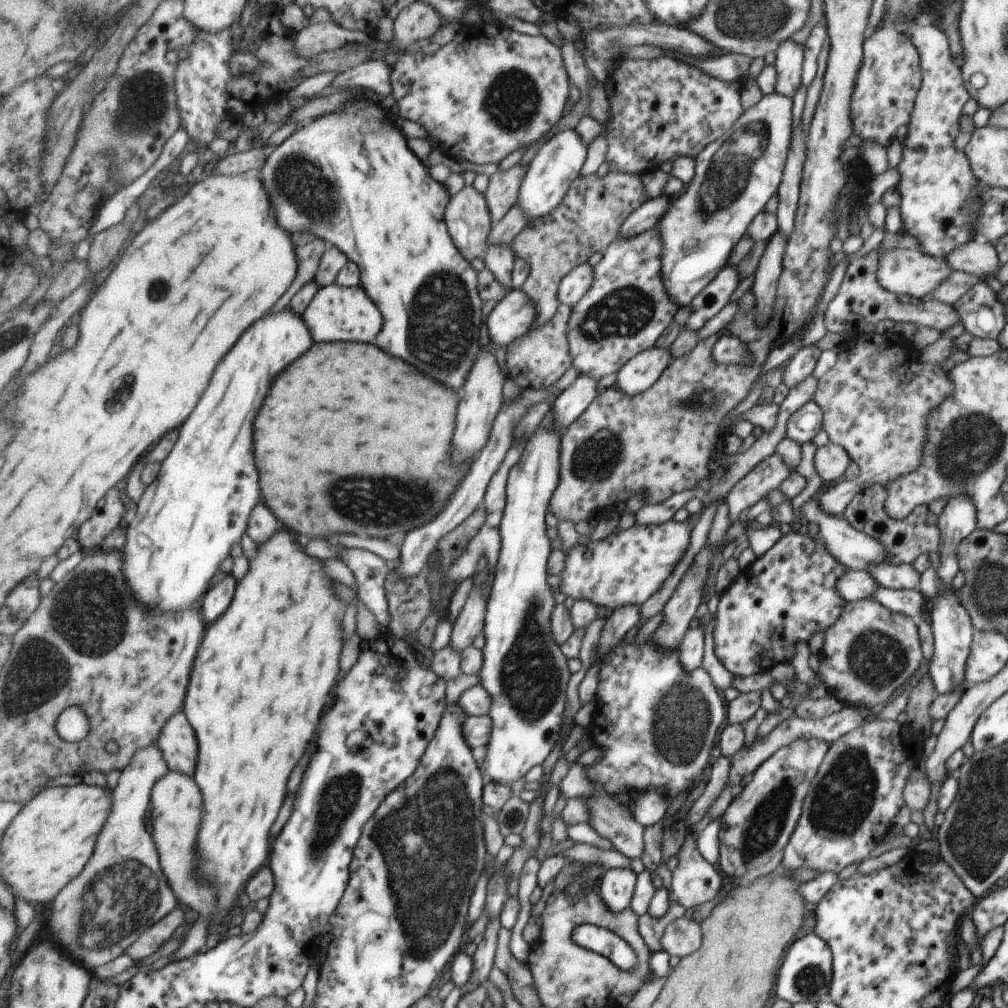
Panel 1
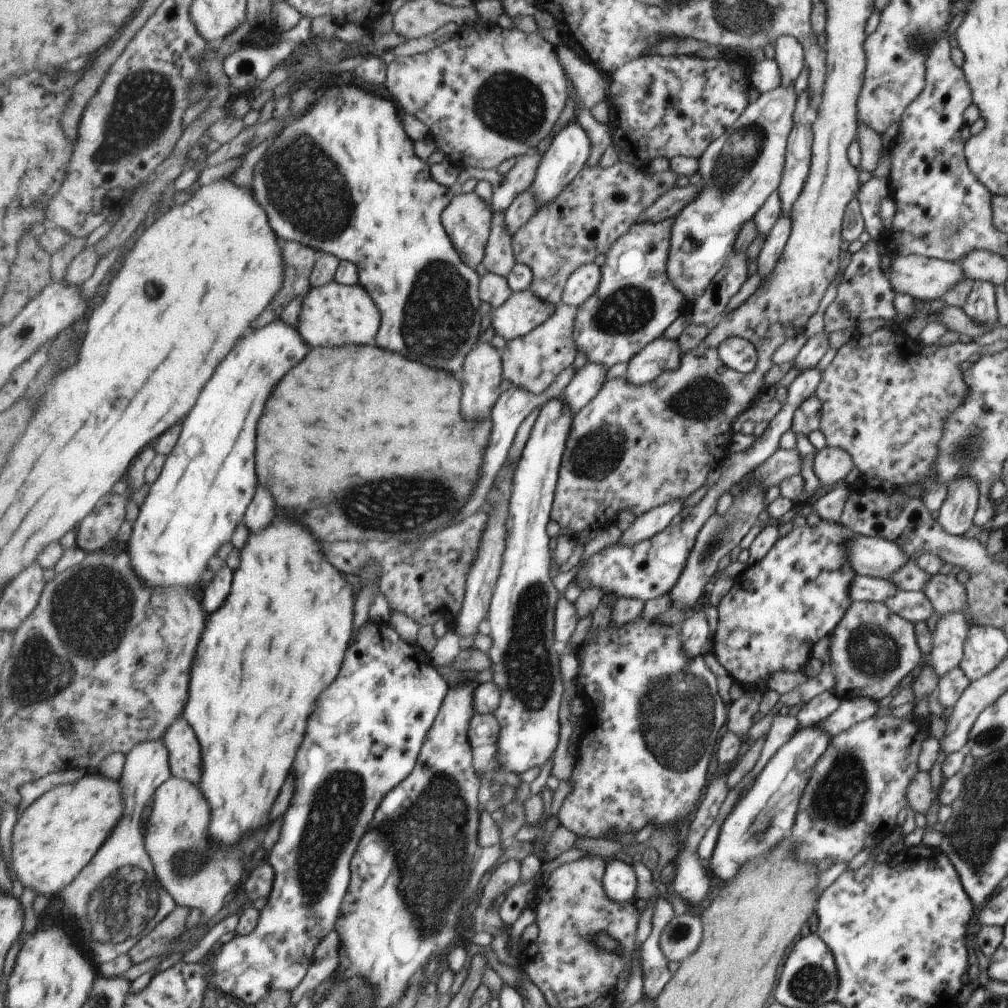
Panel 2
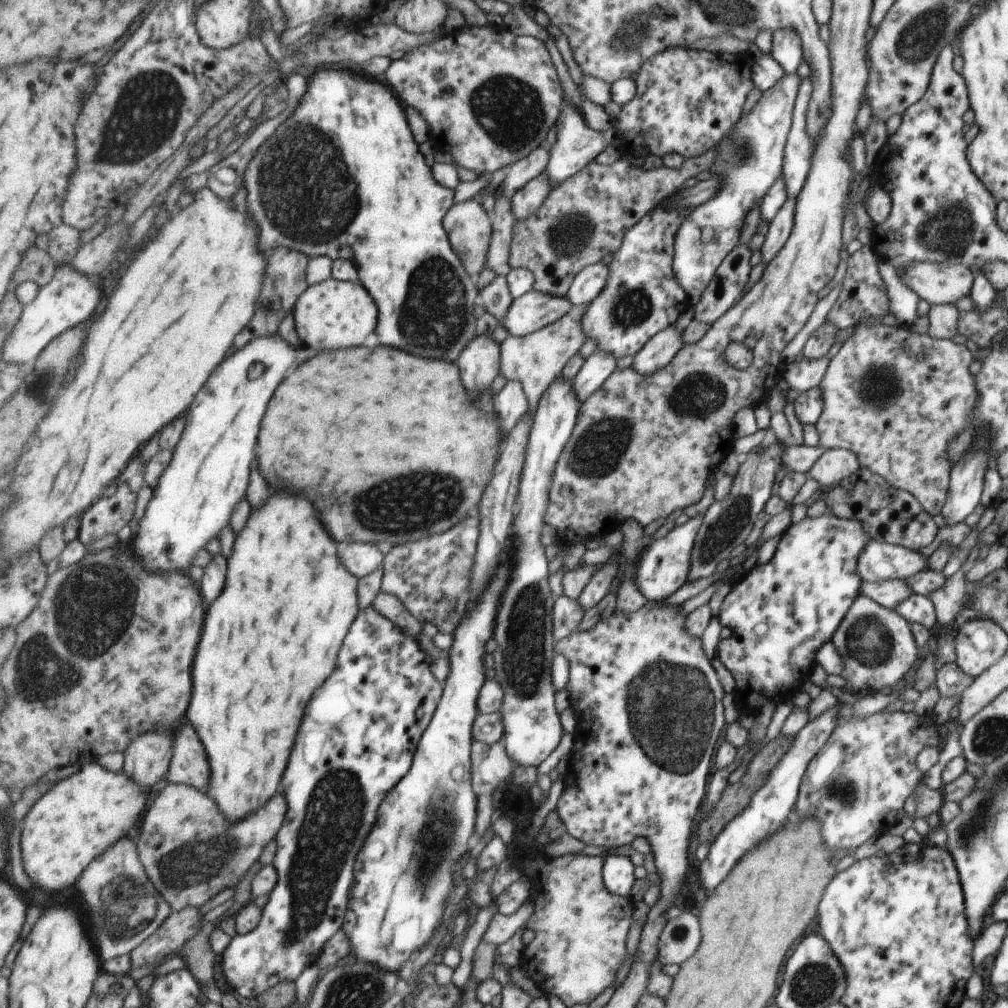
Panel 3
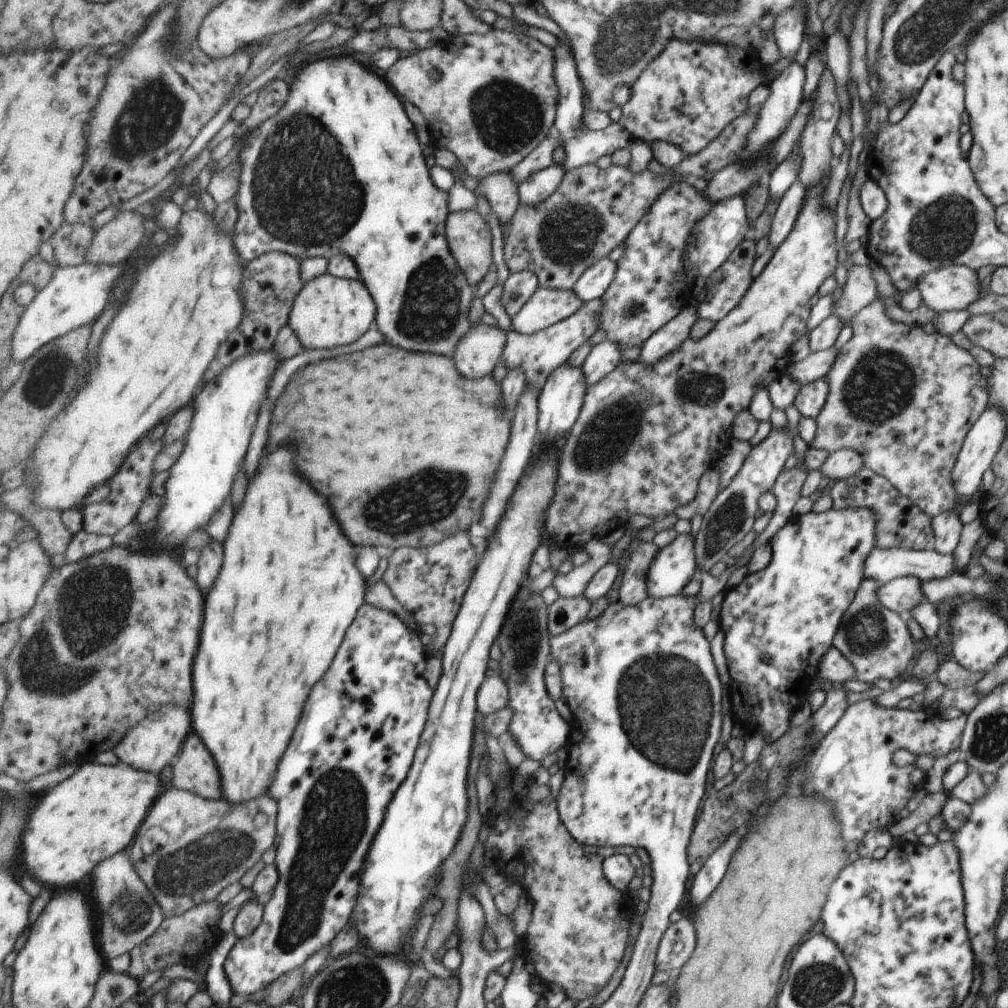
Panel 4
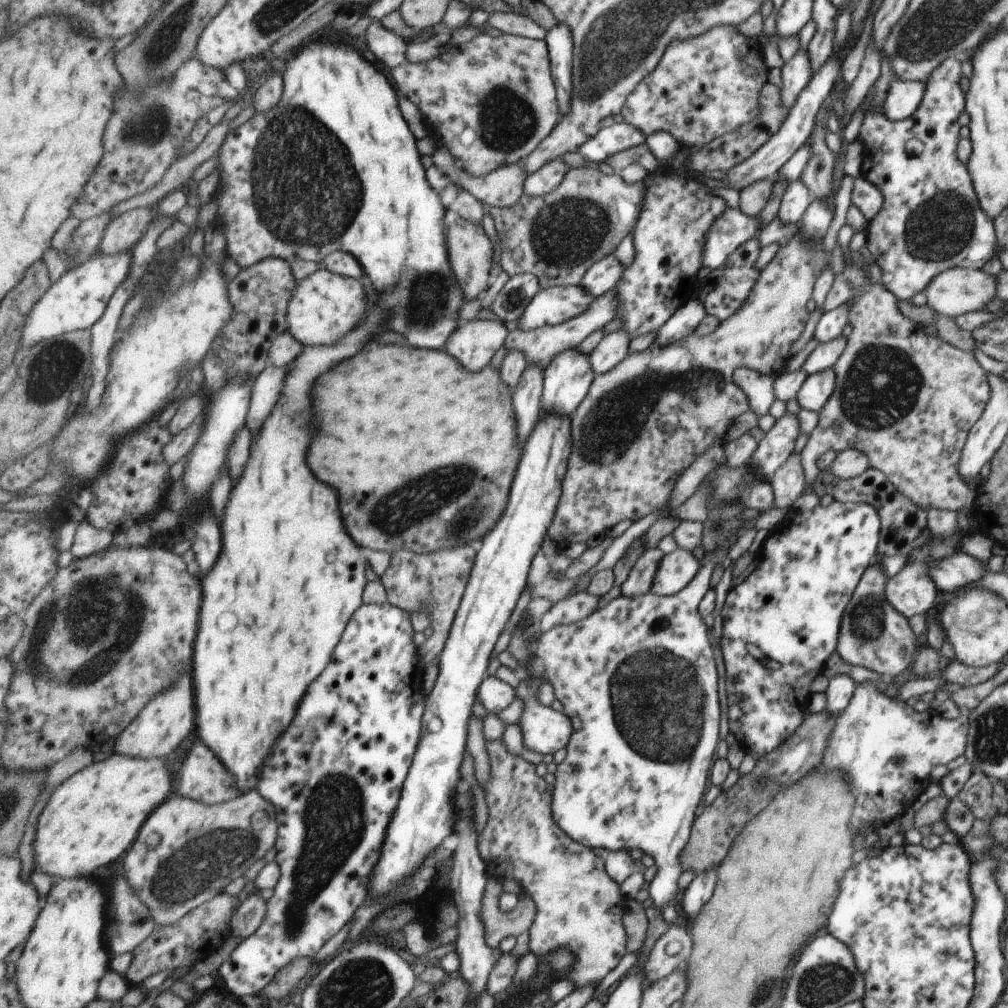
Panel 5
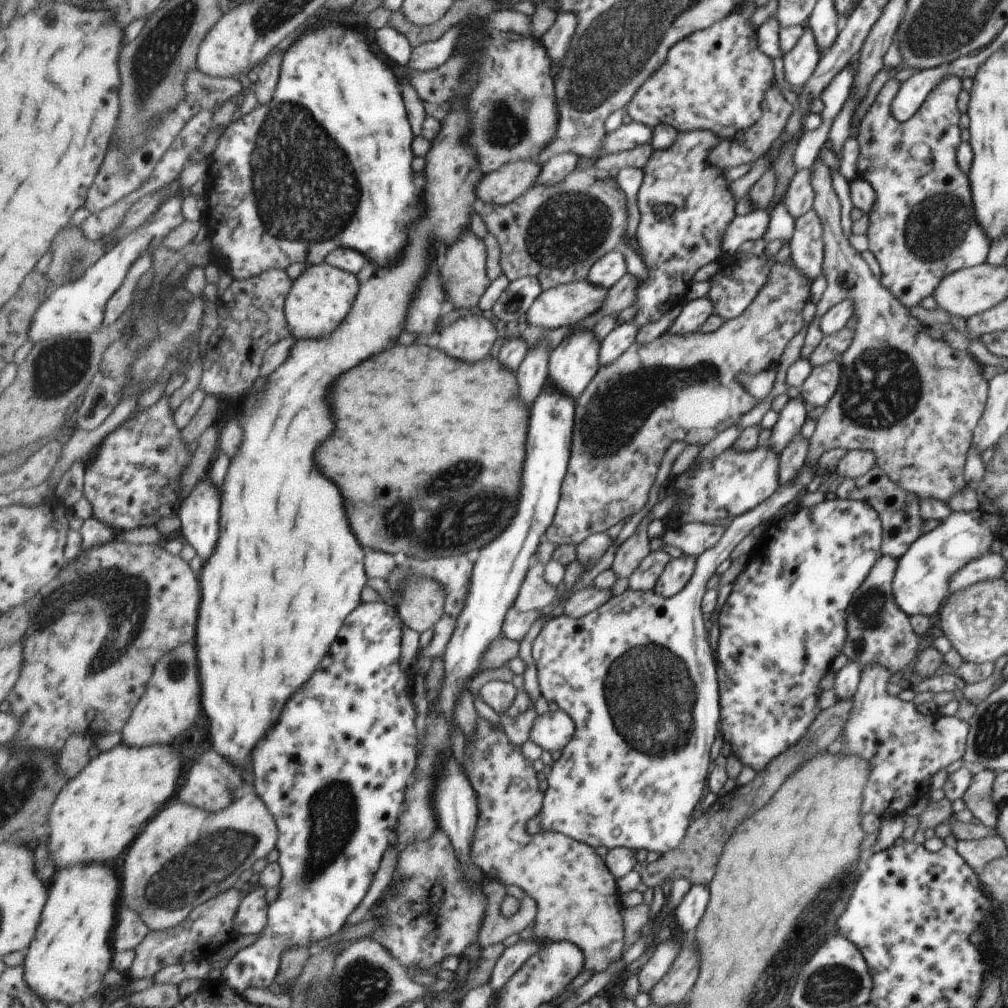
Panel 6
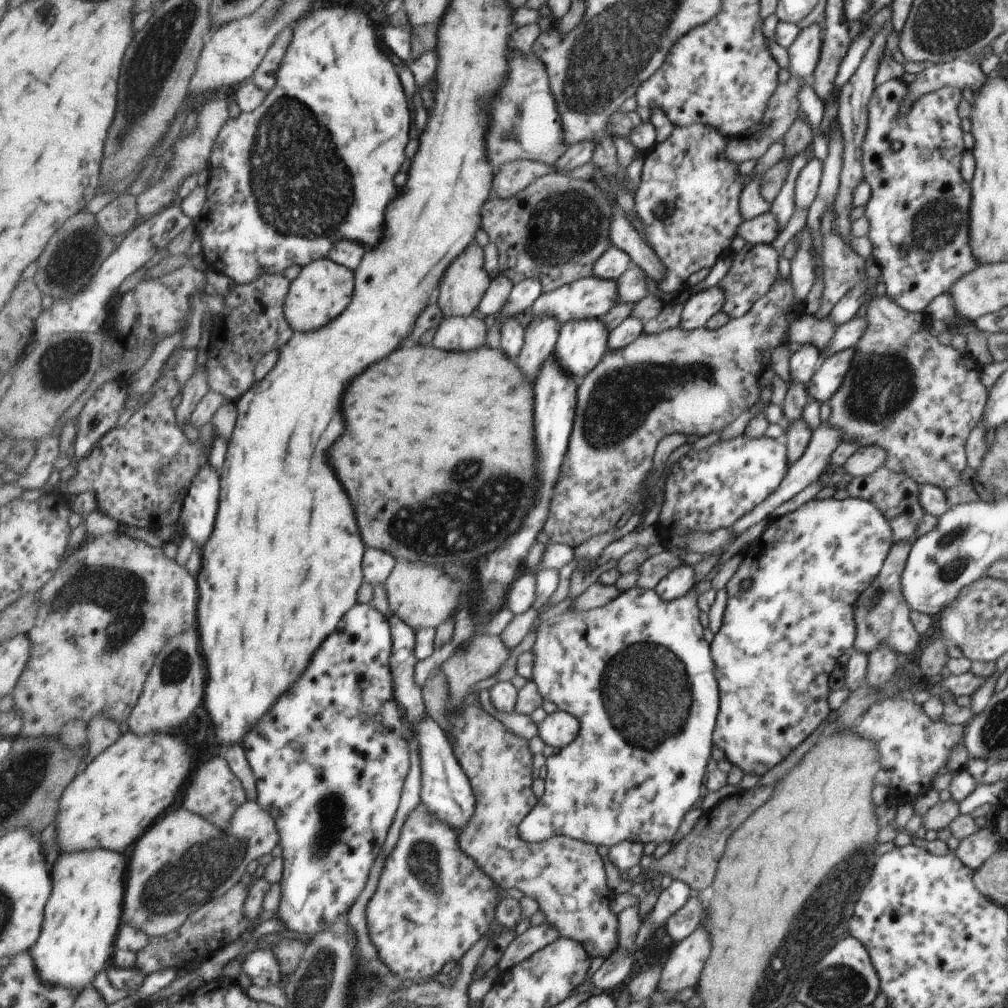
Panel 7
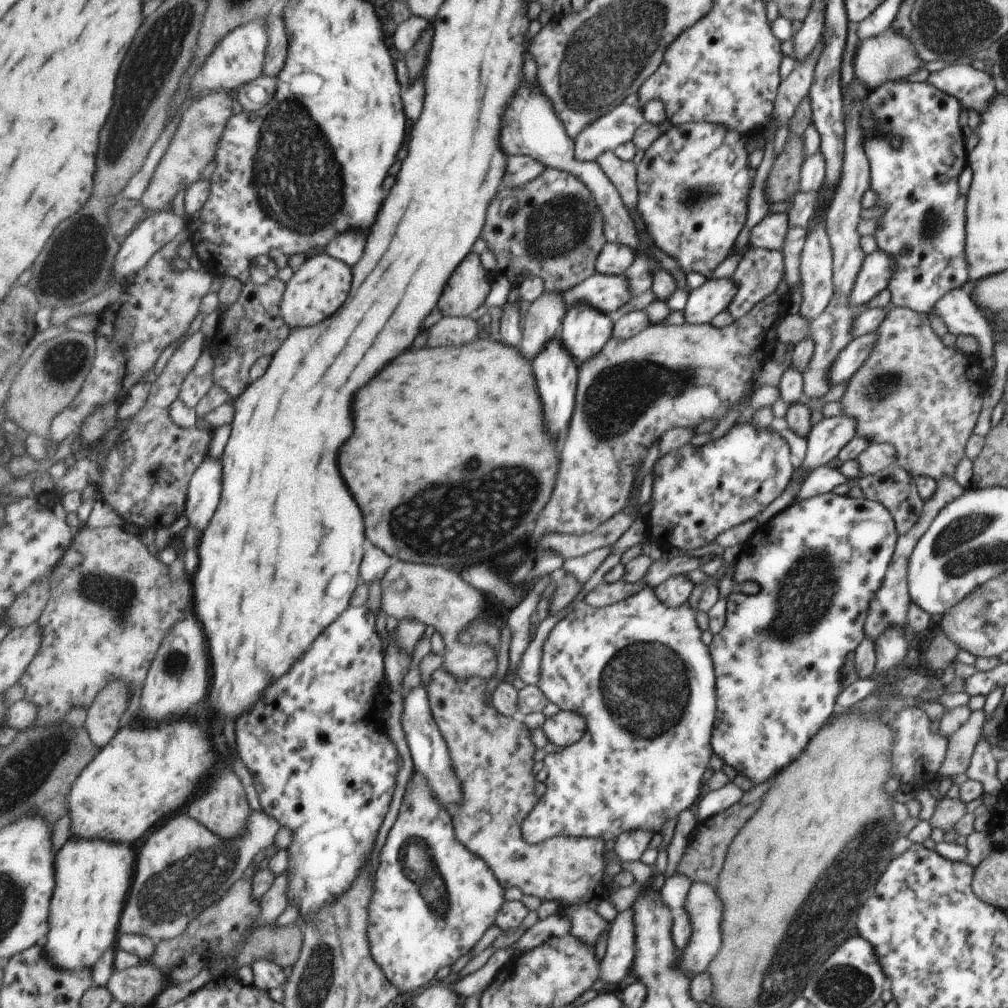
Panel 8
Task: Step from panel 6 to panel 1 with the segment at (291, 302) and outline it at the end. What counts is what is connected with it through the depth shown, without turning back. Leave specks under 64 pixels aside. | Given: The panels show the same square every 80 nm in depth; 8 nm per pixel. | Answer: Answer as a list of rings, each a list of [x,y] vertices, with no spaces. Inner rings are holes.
[[[339,283],[321,287],[313,297],[311,304],[302,314],[311,334],[315,334],[315,342],[365,342],[375,344],[377,336],[383,328],[383,314],[374,299],[362,287],[344,287]]]

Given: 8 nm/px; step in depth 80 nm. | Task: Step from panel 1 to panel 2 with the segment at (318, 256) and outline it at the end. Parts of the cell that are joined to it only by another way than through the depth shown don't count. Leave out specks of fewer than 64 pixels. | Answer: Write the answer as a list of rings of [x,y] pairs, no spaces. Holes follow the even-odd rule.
[[[287,242],[283,250],[285,274],[282,287],[274,296],[274,301],[258,317],[253,330],[281,320],[287,306],[297,297],[306,295],[313,287],[310,281],[319,252],[299,242]]]

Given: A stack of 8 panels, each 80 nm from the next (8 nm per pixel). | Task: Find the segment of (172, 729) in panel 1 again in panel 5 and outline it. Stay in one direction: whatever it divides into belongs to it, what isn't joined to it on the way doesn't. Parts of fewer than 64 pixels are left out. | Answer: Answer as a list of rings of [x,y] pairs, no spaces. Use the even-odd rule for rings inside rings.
[[[195,744],[185,764],[179,794],[187,794],[187,798],[211,804],[227,802],[242,795],[235,776],[205,744]]]

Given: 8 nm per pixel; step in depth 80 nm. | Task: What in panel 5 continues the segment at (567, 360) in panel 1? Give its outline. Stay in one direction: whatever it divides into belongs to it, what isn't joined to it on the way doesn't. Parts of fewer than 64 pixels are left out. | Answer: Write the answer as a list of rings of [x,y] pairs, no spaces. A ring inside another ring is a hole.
[[[618,288],[609,290],[604,295],[597,297],[592,306],[589,307],[583,314],[572,318],[570,321],[565,321],[563,324],[555,326],[546,326],[542,329],[528,330],[517,328],[508,334],[505,348],[507,350],[519,349],[525,353],[529,363],[533,363],[543,367],[544,370],[548,364],[561,351],[579,348],[580,344],[596,330],[605,328],[605,324],[609,324],[613,318],[618,316],[619,310]]]

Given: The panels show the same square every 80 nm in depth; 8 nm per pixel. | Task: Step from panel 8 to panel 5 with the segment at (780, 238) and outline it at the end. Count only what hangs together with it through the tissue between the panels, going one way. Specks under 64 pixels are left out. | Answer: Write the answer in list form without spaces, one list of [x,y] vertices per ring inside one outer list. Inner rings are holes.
[[[727,206],[706,234],[701,267],[713,270],[725,264],[739,245],[757,238],[759,230],[761,229],[758,216],[747,215],[740,209]]]

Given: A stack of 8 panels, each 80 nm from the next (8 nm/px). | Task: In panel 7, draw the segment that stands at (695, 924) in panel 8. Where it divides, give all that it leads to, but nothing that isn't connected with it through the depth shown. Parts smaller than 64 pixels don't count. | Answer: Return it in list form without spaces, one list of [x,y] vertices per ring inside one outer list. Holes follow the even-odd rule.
[[[697,926],[671,949],[665,964],[661,966],[657,991],[675,994],[697,982],[711,950],[707,936],[707,930]]]

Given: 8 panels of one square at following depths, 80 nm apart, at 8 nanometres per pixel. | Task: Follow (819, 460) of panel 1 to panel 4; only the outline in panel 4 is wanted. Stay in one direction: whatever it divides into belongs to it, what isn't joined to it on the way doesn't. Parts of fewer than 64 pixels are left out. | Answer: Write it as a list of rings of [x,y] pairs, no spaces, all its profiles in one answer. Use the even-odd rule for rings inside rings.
[[[839,449],[827,455],[819,471],[829,480],[846,479],[852,477],[863,464],[862,456],[855,450]]]

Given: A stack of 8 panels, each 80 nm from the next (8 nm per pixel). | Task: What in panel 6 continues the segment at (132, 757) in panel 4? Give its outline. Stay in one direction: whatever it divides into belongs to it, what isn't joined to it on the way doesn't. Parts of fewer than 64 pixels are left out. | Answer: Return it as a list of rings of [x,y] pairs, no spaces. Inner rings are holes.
[[[186,642],[170,650],[159,660],[142,700],[135,707],[128,725],[122,730],[122,742],[131,746],[171,745],[183,734],[201,712],[201,682],[197,650]]]

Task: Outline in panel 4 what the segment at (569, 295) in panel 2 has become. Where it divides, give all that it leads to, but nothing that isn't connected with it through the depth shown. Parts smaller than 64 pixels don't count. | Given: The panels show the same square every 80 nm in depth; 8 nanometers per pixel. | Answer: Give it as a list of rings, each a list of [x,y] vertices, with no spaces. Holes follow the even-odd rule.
[[[602,258],[601,261],[591,265],[585,274],[582,274],[573,290],[584,302],[601,299],[613,284],[617,271],[617,262],[613,262],[611,258]]]

